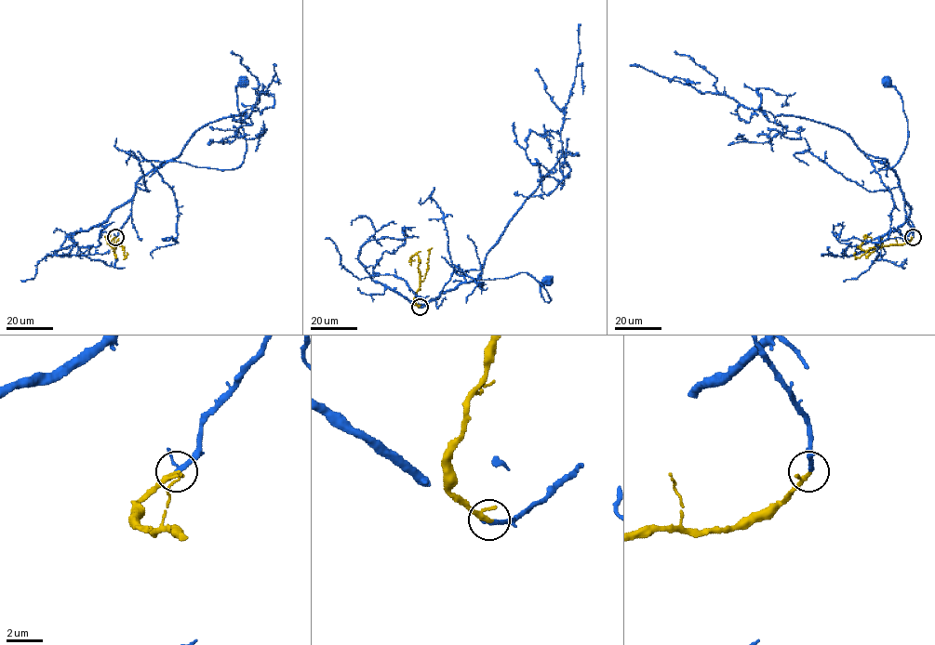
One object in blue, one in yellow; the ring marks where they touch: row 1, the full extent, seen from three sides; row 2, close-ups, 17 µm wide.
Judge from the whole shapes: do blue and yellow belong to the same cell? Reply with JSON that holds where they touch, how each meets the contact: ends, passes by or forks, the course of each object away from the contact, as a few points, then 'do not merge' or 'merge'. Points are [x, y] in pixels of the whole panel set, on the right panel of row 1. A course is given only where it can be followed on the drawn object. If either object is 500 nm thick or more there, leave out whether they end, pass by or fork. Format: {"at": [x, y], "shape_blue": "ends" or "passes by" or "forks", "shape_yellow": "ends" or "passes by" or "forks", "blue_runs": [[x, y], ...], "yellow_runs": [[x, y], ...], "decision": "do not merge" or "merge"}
{"at": [913, 237], "shape_blue": "passes by", "shape_yellow": "passes by", "blue_runs": [[913, 237], [896, 175], [886, 161], [878, 169], [895, 164], [908, 136], [900, 94], [886, 82]], "yellow_runs": [[913, 237], [901, 244], [881, 246], [869, 253], [860, 246], [864, 236], [872, 238]], "decision": "merge"}

